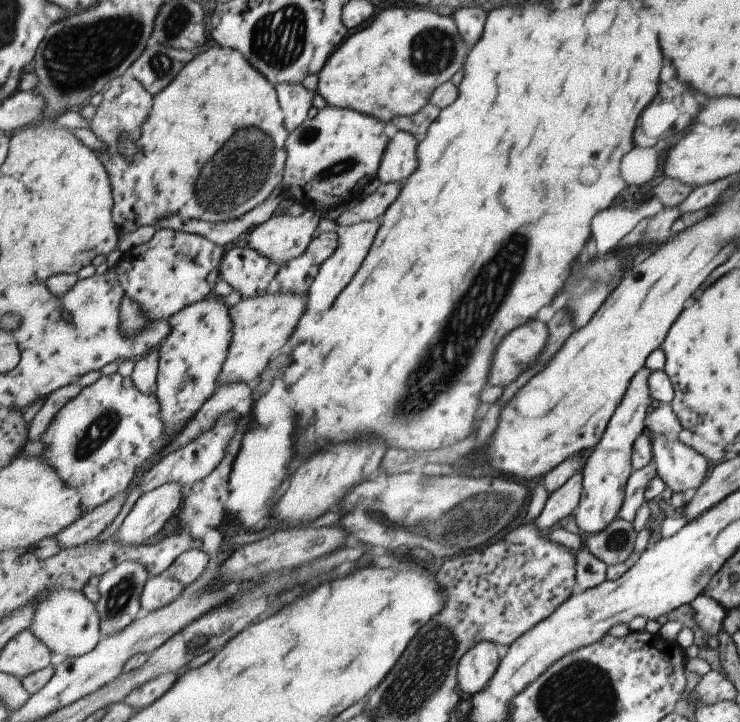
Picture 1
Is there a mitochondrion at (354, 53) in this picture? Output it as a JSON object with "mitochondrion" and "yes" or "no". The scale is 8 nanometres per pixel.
{"mitochondrion":"no"}

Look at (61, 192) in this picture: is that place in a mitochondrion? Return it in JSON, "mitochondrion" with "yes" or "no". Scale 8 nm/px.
{"mitochondrion":"no"}

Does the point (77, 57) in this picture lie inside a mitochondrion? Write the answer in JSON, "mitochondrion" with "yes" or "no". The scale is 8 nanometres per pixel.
{"mitochondrion":"yes"}

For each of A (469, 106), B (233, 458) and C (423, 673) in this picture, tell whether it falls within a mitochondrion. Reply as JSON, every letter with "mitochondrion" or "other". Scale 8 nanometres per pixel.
{"A":"other","B":"other","C":"mitochondrion"}

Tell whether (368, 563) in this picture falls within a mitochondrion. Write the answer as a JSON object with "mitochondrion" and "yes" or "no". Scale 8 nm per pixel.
{"mitochondrion":"no"}

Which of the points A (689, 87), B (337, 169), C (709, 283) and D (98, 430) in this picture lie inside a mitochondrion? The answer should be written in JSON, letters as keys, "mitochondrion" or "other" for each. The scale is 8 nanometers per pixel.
{"A":"other","B":"mitochondrion","C":"other","D":"mitochondrion"}

